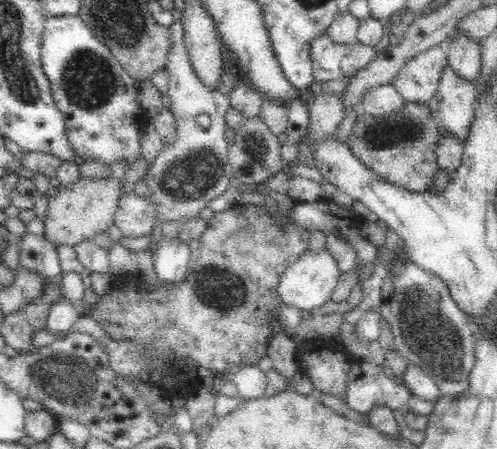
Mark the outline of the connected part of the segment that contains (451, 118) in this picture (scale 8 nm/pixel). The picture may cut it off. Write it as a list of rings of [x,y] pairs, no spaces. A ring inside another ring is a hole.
[[[449,65],[440,72],[440,81],[436,97],[438,98],[438,115],[446,132],[465,141],[469,128],[475,117],[476,85],[466,78],[458,76]]]

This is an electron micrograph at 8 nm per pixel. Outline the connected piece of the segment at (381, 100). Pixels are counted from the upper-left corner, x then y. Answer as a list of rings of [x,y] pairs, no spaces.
[[[387,83],[366,92],[359,109],[361,113],[366,115],[389,117],[392,113],[397,113],[406,103],[396,87]]]

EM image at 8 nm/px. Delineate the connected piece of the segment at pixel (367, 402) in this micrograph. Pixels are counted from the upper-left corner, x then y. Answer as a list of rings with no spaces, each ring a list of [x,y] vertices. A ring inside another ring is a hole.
[[[356,360],[346,381],[346,403],[361,415],[366,416],[375,406],[399,410],[407,404],[412,391],[405,383],[384,375],[376,363]]]

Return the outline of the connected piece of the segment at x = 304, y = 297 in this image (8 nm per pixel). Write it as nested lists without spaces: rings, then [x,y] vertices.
[[[308,250],[308,252],[302,253],[298,260],[295,260],[282,273],[276,293],[278,293],[281,303],[294,306],[294,308],[298,308],[298,311],[314,310],[331,300],[330,296],[336,282],[338,282],[338,276],[340,276],[340,272],[338,272],[336,260],[326,250],[322,250],[320,254]]]

